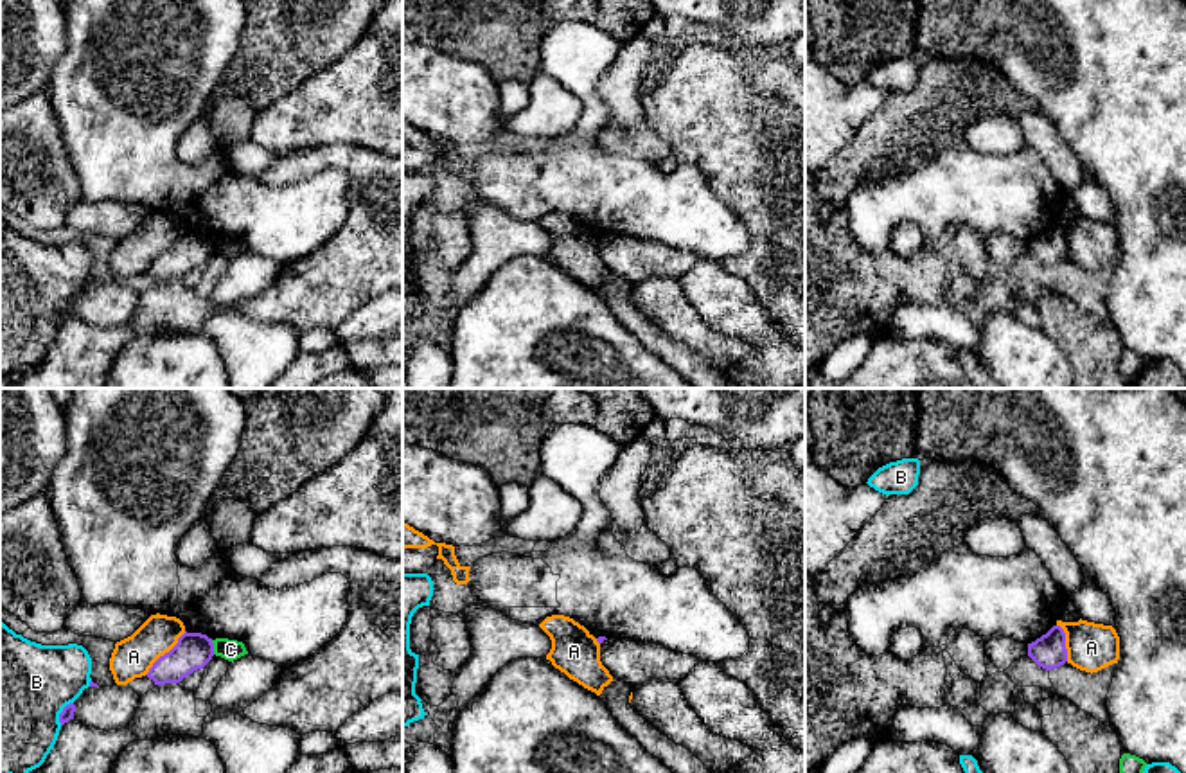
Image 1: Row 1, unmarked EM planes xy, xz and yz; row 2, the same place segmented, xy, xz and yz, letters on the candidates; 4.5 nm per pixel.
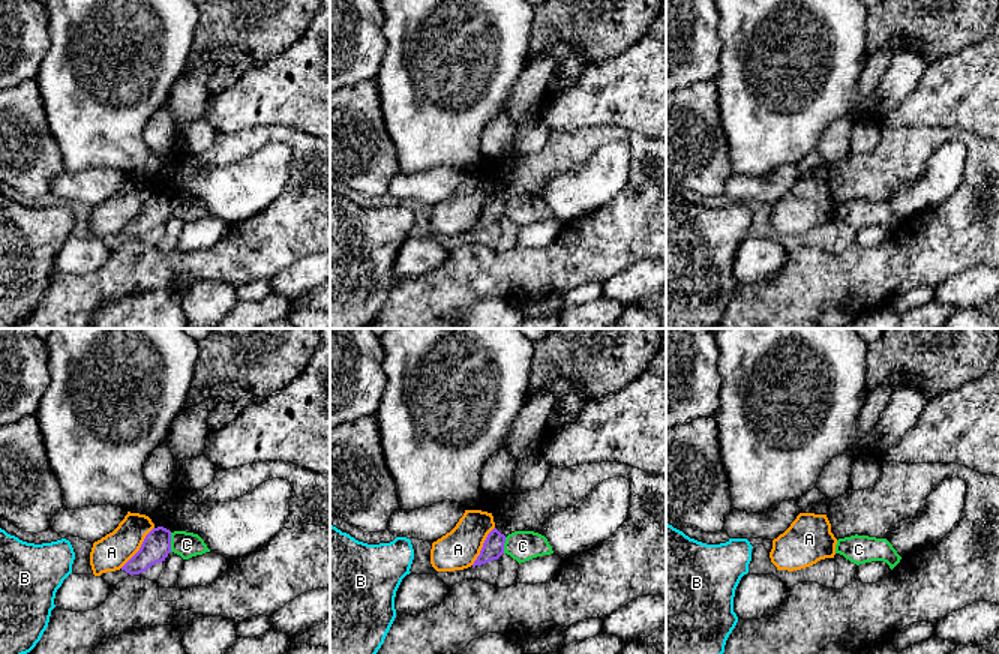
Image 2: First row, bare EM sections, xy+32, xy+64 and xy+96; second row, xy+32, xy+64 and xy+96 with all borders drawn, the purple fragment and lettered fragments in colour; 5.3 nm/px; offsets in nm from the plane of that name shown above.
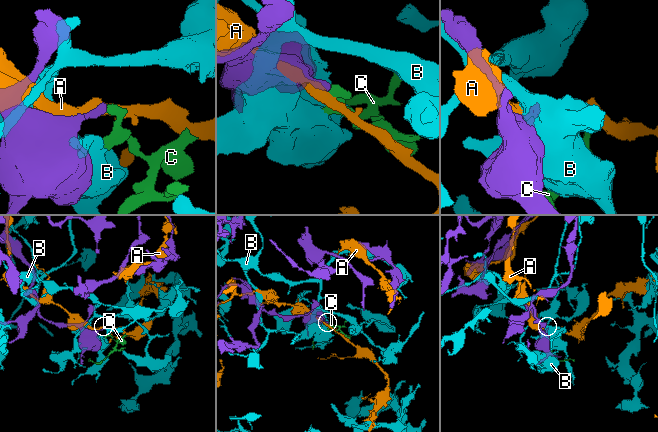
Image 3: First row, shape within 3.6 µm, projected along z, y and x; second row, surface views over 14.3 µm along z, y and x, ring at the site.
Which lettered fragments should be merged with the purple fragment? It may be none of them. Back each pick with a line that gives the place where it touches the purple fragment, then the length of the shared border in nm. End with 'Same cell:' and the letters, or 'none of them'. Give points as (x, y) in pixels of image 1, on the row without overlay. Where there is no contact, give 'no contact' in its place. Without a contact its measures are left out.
Same cell: none of them

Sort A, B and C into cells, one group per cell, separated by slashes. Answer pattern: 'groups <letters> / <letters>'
groups A / B / C

